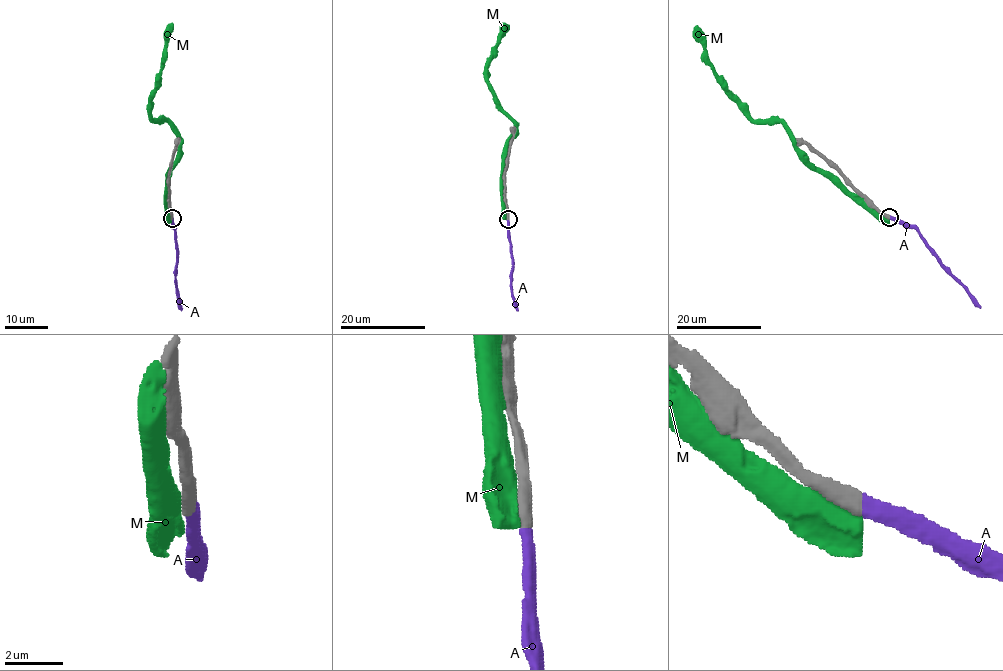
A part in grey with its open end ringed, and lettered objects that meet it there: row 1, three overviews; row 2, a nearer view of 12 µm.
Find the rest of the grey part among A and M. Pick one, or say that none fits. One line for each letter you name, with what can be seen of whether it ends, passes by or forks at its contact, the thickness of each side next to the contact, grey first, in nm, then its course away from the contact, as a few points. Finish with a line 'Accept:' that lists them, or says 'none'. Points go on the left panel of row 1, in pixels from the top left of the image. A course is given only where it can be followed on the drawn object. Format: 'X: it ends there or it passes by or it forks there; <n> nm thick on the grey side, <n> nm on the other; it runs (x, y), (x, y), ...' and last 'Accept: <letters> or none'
A: it ends there; 550 nm thick on the grey side, 480 nm on the other; it runs (172, 218), (177, 304), (181, 311)
Accept: A

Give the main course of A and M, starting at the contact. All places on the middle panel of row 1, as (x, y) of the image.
A: (507, 220), (512, 296), (517, 310)
M: (506, 215), (503, 151), (514, 133), (514, 121), (503, 110), (487, 77), (488, 61), (507, 26)

